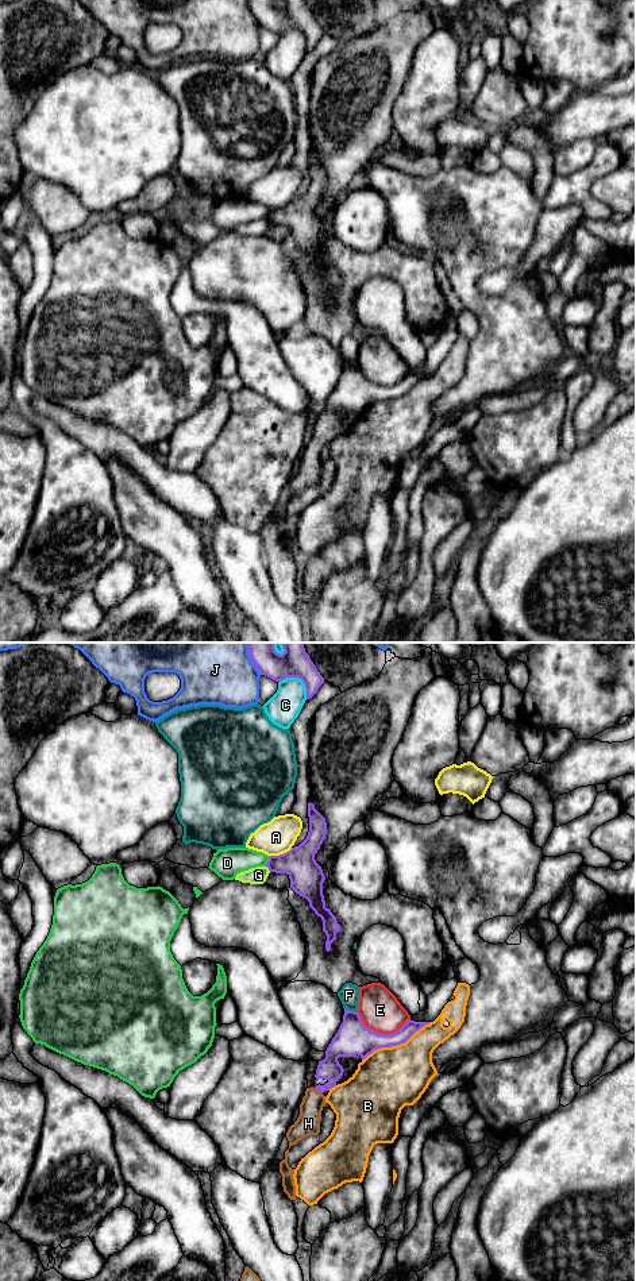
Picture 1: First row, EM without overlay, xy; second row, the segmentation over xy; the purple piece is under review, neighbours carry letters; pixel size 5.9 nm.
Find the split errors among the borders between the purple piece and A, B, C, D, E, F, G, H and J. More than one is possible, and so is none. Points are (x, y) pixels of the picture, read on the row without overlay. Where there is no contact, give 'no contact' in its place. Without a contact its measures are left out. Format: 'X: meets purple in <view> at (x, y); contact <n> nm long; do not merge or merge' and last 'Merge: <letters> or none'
A: meets purple in xy at (281, 207); contact 140 nm long; do not merge
B: meets purple in xy at (396, 397); contact 480 nm long; do not merge
C: meets purple in xy at (299, 30); contact 200 nm long; do not merge
D: meets purple in xy at (268, 213); contact 70 nm long; do not merge
E: meets purple in xy at (380, 385); contact 320 nm long; do not merge
F: meets purple in xy at (350, 363); contact 100 nm long; do not merge
G: meets purple in xy at (268, 219); contact 50 nm long; do not merge
H: meets purple in xy at (318, 443); contact 70 nm long; merge
J: meets purple in xy at (253, 14); contact 180 nm long; do not merge
Merge: H

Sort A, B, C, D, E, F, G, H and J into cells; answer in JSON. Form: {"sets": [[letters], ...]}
{"sets": [["A"], ["B"], ["C"], ["D"], ["E"], ["F"], ["G"], ["H"], ["J"]]}

